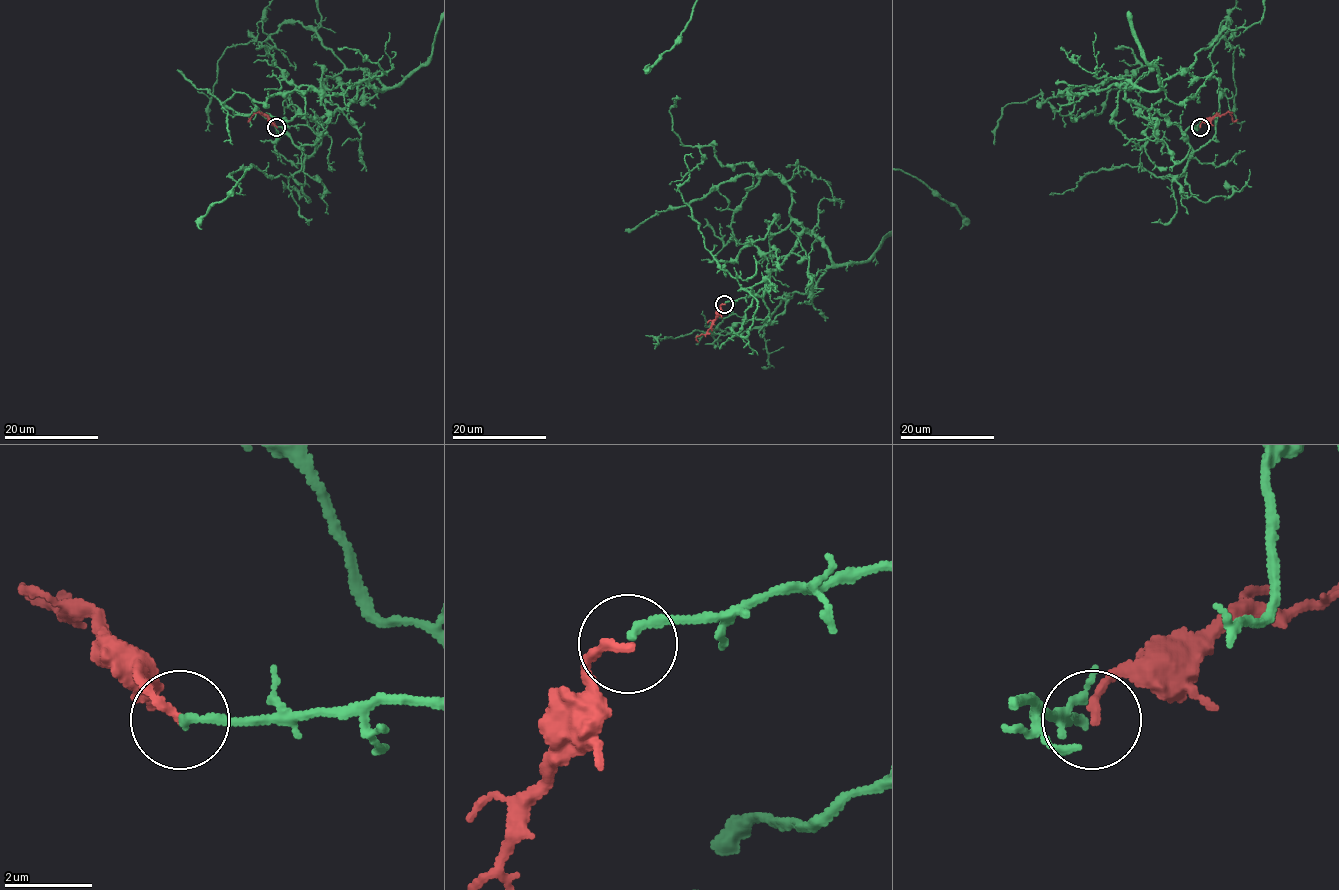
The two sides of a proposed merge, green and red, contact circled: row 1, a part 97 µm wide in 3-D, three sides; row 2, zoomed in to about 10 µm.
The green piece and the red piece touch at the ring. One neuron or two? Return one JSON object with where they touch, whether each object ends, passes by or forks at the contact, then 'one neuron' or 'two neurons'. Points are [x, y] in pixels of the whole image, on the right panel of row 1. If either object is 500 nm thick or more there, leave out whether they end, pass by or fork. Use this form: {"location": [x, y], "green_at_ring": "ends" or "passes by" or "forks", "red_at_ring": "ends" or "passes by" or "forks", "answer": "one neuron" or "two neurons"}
{"location": [1200, 127], "green_at_ring": "ends", "red_at_ring": "ends", "answer": "one neuron"}

